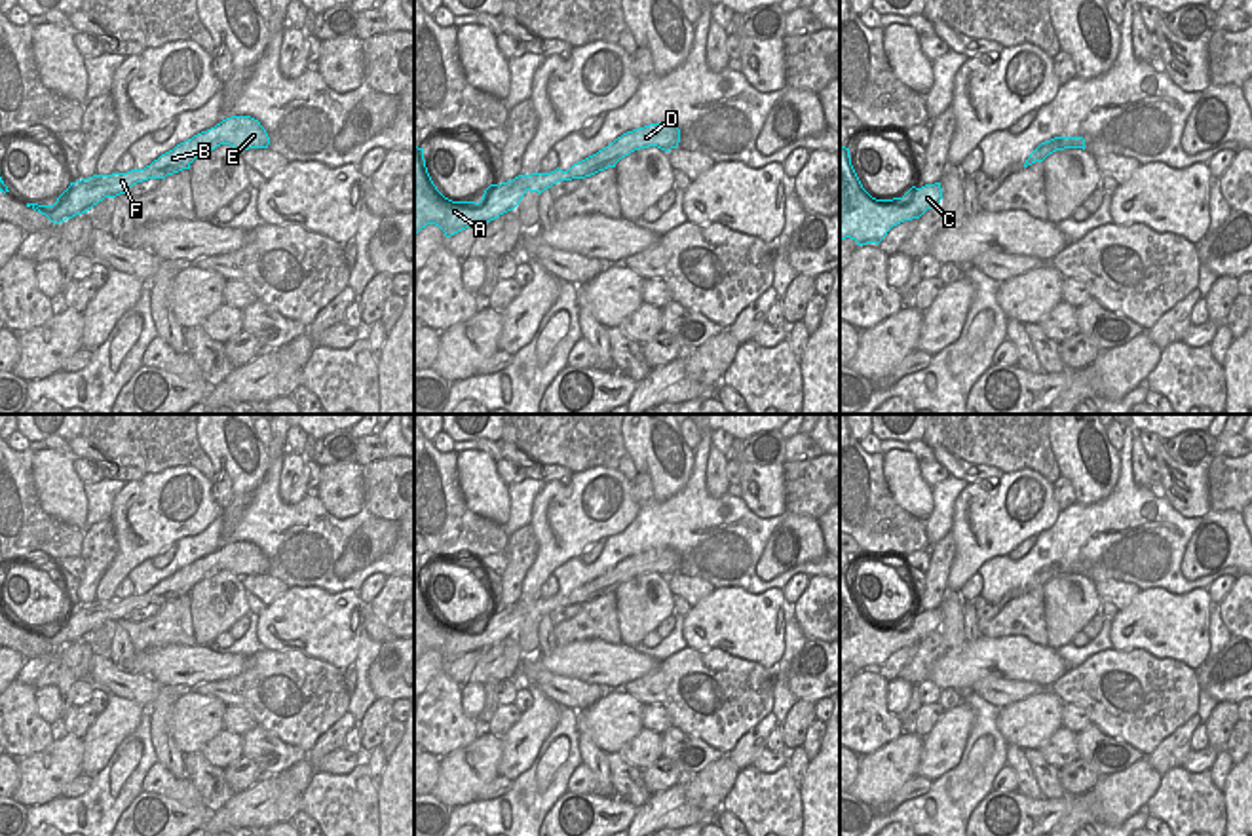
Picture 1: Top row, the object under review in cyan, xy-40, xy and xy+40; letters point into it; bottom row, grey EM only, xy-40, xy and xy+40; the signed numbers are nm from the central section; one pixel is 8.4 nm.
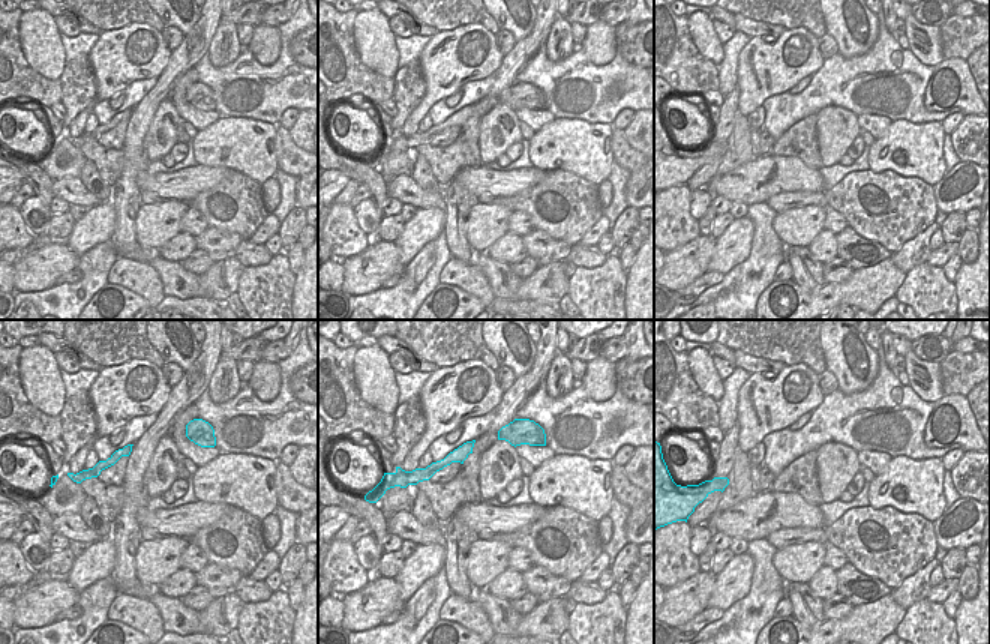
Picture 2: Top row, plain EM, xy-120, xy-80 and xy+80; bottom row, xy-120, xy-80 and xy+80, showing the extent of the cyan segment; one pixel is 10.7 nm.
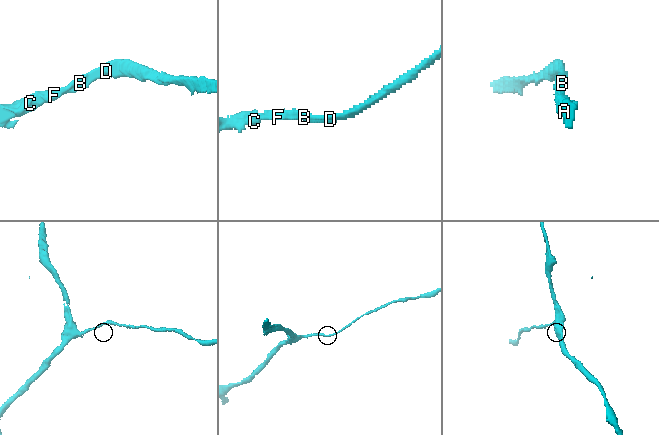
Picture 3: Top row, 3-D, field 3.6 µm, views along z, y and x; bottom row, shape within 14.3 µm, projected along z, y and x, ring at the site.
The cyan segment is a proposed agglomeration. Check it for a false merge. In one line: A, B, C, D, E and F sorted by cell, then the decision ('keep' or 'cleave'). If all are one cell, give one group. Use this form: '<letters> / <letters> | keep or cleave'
A B C D E F | keep

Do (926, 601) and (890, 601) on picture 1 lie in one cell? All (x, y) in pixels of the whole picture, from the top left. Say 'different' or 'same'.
different

